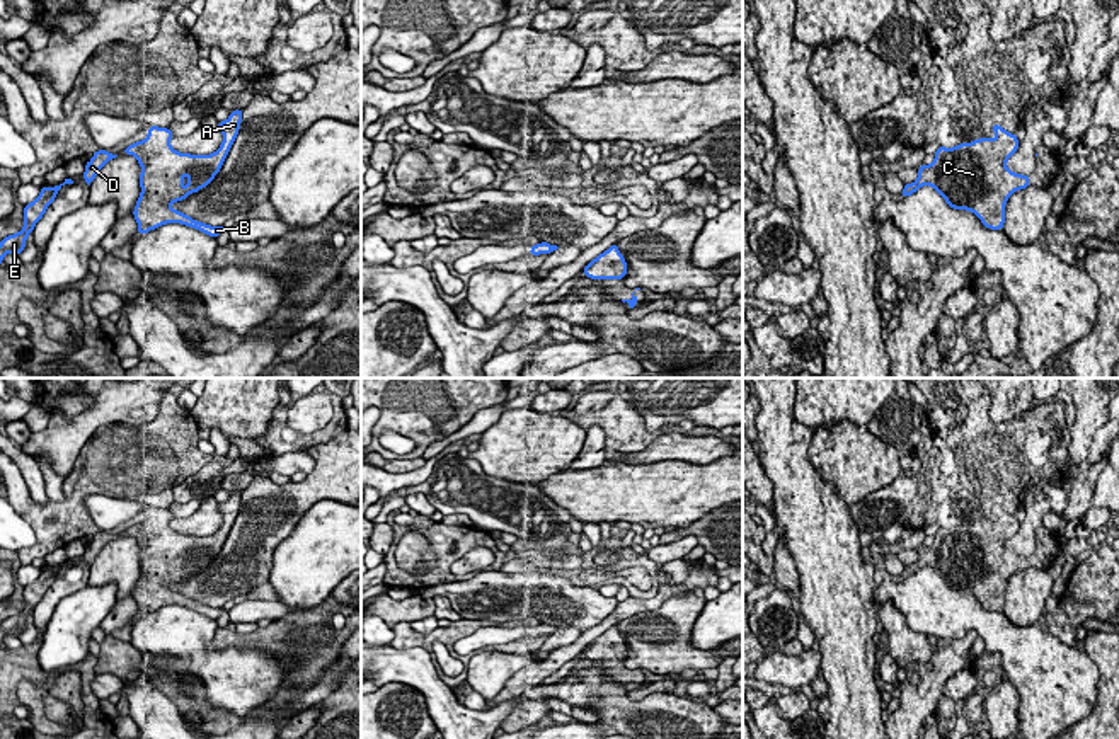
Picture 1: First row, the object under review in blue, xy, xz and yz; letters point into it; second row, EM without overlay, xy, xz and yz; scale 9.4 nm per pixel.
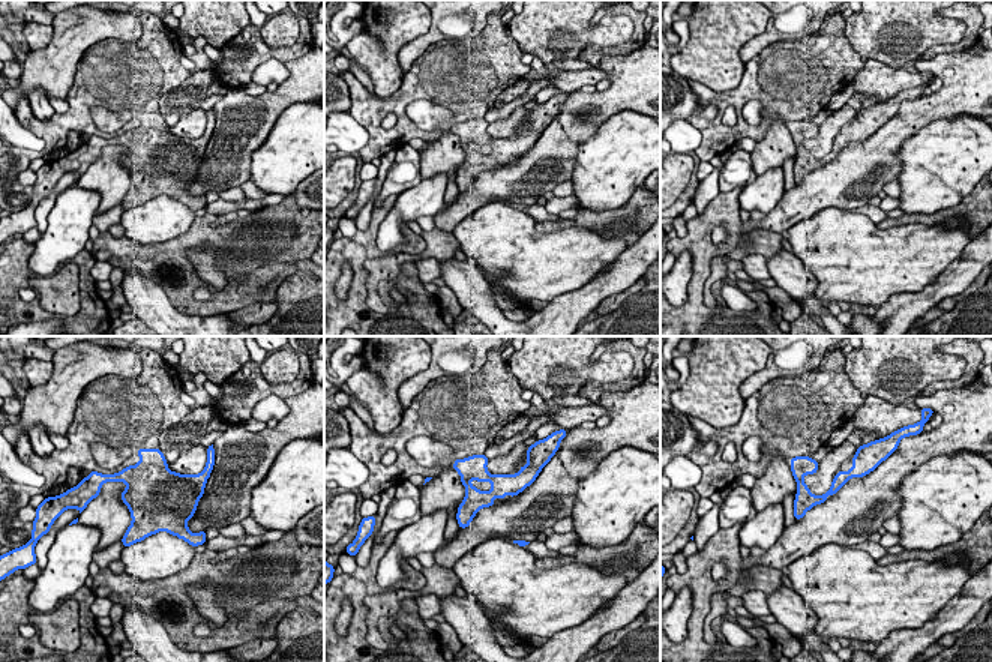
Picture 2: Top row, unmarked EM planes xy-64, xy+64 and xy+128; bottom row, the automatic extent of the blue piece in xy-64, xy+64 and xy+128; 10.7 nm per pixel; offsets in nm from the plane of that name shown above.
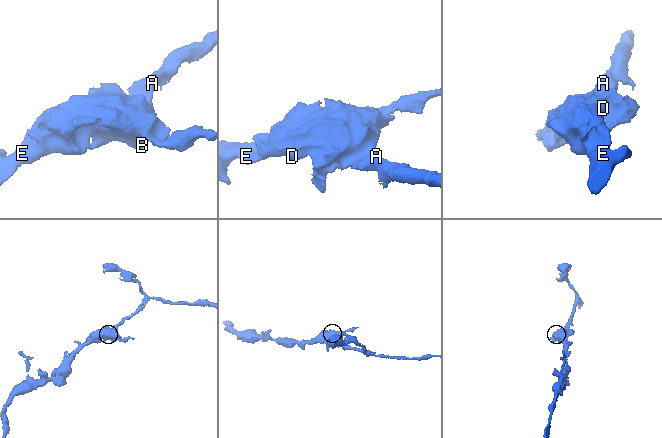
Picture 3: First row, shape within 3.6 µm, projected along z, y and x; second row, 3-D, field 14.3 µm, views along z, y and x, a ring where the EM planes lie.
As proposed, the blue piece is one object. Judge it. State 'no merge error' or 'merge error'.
no merge error

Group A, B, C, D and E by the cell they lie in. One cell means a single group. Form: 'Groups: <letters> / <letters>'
Groups: A B C D E

